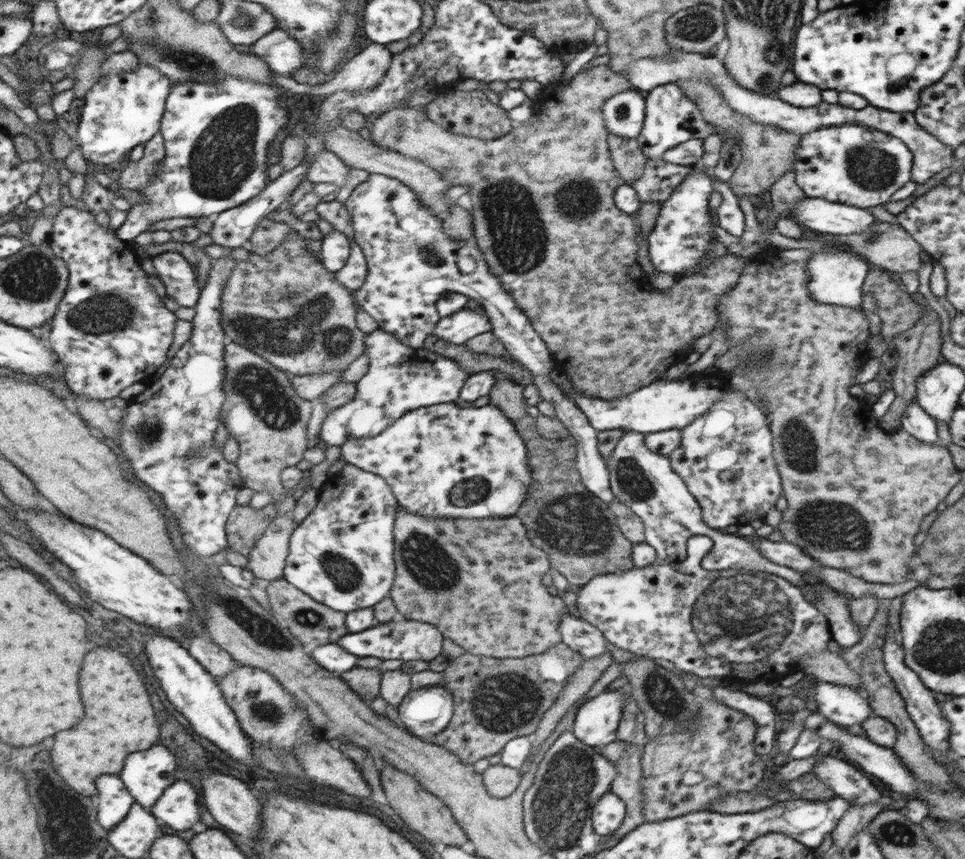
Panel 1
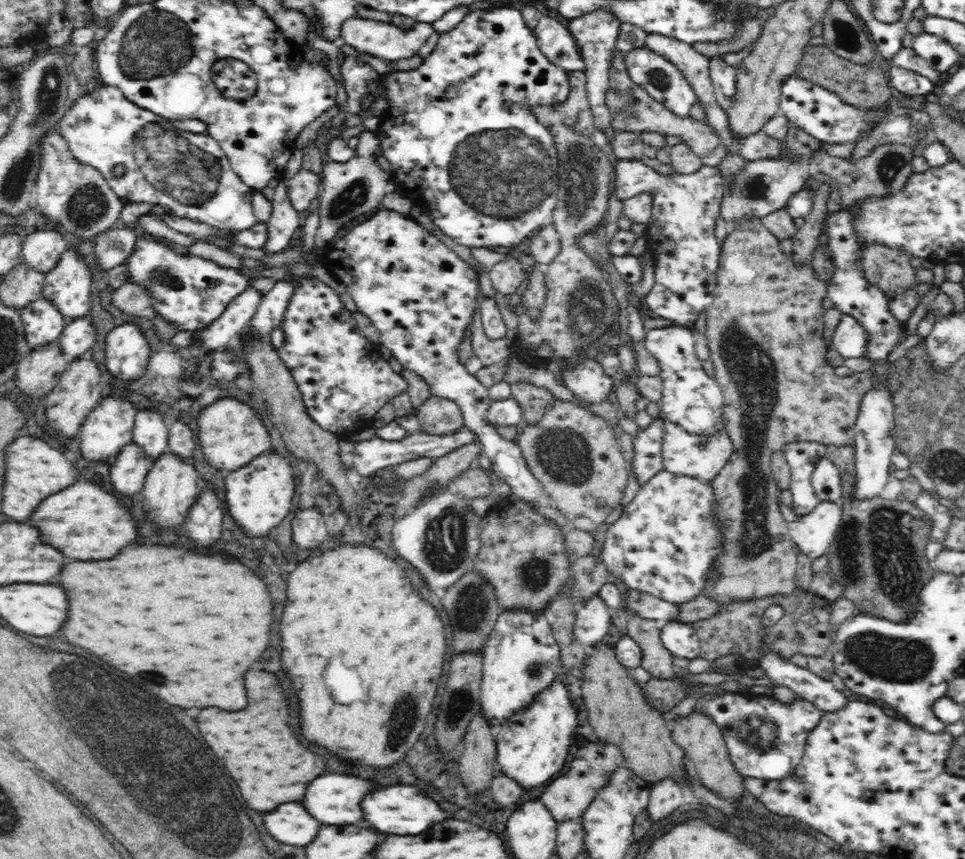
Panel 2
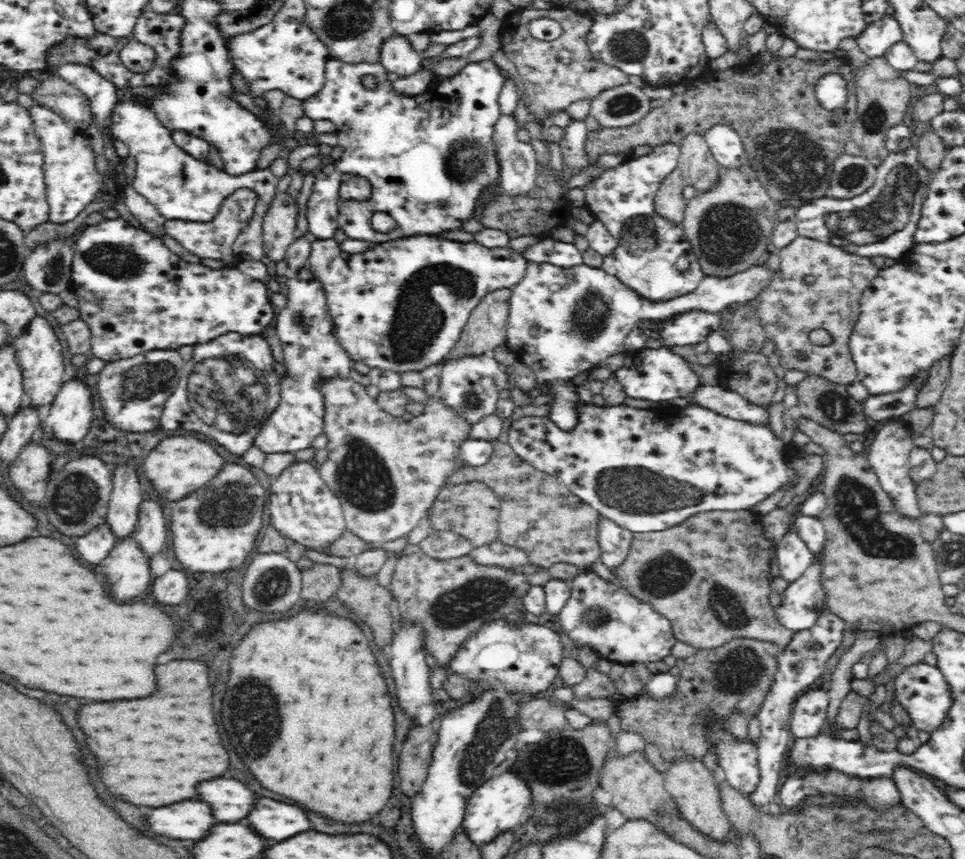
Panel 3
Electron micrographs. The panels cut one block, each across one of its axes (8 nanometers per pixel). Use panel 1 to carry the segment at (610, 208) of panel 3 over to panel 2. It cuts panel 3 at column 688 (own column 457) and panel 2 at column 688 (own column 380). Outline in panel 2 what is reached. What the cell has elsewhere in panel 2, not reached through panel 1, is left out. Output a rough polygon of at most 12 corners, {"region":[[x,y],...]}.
{"region":[[618,159],[620,200],[652,195],[646,314],[692,329],[715,298],[717,167]]}

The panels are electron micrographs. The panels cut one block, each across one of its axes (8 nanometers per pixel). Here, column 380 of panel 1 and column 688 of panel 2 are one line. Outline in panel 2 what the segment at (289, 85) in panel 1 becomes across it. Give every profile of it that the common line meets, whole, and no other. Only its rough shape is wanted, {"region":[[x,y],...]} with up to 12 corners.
{"region":[[647,33],[645,46],[682,71],[728,154],[776,158],[784,140],[762,131],[738,139],[717,103],[710,57],[691,44]]}

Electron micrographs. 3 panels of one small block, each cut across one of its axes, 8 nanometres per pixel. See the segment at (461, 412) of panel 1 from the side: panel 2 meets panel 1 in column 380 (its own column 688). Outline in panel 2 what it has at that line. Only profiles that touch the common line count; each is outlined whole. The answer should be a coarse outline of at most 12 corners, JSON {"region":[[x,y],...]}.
{"region":[[666,423],[663,470],[713,481],[732,453],[725,430]]}

